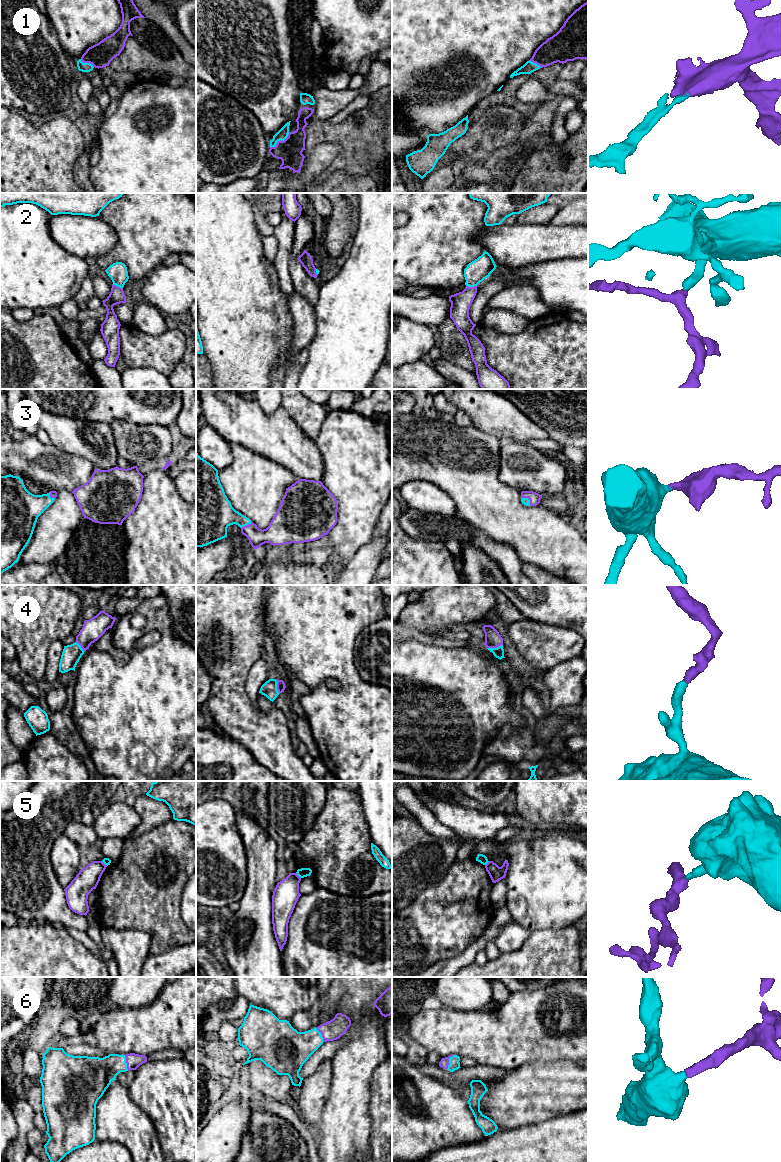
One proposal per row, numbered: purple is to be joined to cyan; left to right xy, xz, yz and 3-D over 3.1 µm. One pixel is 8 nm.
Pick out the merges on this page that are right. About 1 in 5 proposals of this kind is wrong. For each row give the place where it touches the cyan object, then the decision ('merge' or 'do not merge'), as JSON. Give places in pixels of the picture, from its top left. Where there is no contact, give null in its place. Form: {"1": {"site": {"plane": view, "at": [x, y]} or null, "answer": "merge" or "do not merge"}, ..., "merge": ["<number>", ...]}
{"1": {"site": {"plane": "xz", "at": [280, 139]}, "answer": "merge"}, "2": {"site": {"plane": "yz", "at": [471, 286]}, "answer": "merge"}, "3": {"site": {"plane": "xz", "at": [245, 525]}, "answer": "merge"}, "4": {"site": {"plane": "yz", "at": [494, 648]}, "answer": "merge"}, "5": {"site": {"plane": "xz", "at": [297, 874]}, "answer": "do not merge"}, "6": {"site": {"plane": "yz", "at": [449, 1062]}, "answer": "merge"}, "merge": ["1", "2", "3", "4", "6"]}

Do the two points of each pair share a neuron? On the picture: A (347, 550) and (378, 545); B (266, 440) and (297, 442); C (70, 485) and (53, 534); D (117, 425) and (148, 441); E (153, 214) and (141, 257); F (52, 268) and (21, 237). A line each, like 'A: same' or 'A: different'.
A: different
B: same
C: different
D: same
E: same
F: same

